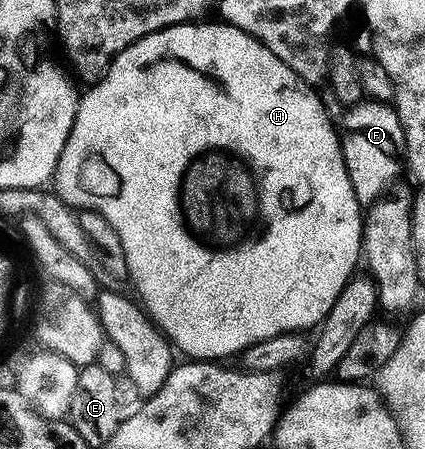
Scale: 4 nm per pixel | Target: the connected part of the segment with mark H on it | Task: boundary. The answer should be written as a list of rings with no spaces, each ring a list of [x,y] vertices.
[[[205,23],[160,29],[136,41],[109,62],[107,72],[96,83],[90,84],[86,93],[80,94],[73,126],[51,181],[57,184],[55,192],[62,201],[78,210],[93,209],[115,227],[115,235],[119,235],[123,243],[128,280],[133,280],[141,296],[140,304],[152,324],[178,350],[181,348],[186,358],[217,361],[232,353],[240,355],[247,347],[280,333],[301,333],[320,326],[327,311],[331,311],[331,303],[339,299],[339,291],[343,291],[350,277],[354,276],[357,261],[359,265],[362,260],[363,207],[351,187],[343,163],[338,126],[329,118],[318,90],[295,75],[275,51],[247,31],[224,23],[201,24]]]

